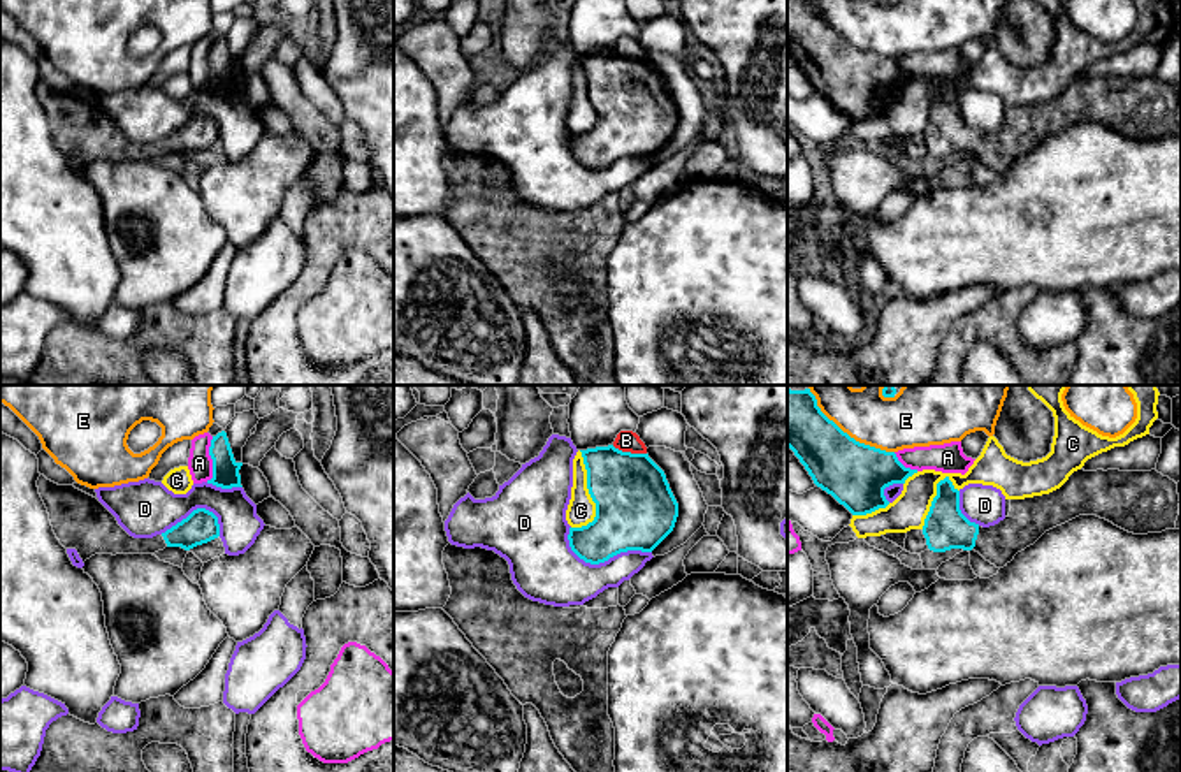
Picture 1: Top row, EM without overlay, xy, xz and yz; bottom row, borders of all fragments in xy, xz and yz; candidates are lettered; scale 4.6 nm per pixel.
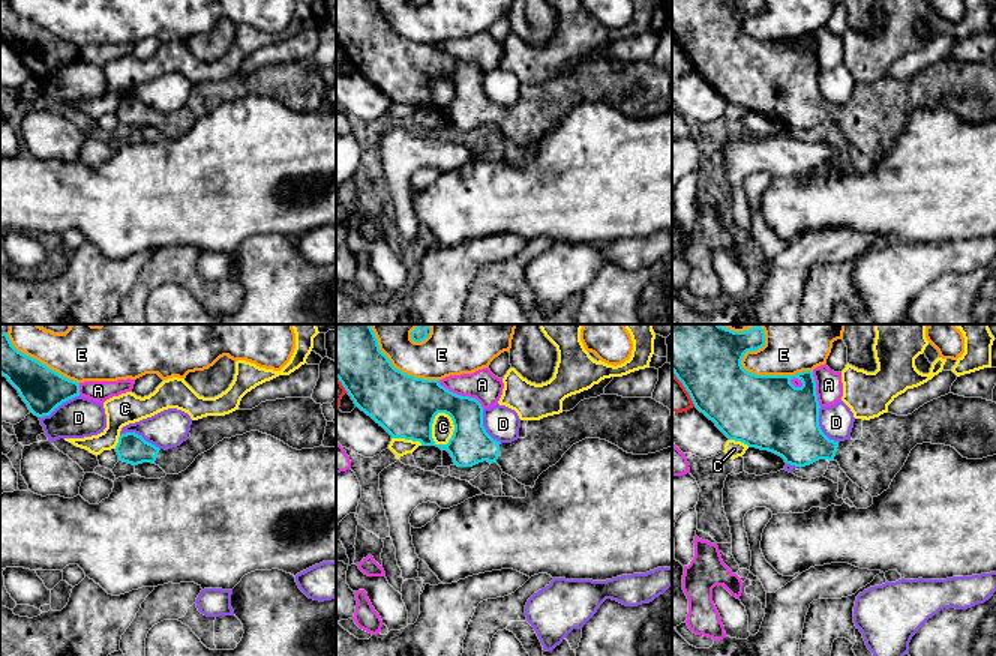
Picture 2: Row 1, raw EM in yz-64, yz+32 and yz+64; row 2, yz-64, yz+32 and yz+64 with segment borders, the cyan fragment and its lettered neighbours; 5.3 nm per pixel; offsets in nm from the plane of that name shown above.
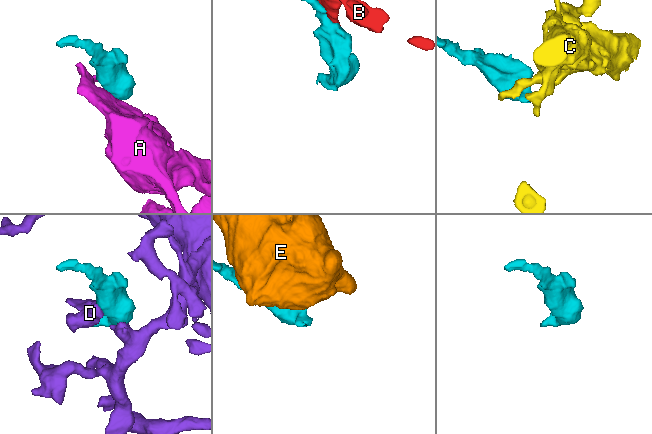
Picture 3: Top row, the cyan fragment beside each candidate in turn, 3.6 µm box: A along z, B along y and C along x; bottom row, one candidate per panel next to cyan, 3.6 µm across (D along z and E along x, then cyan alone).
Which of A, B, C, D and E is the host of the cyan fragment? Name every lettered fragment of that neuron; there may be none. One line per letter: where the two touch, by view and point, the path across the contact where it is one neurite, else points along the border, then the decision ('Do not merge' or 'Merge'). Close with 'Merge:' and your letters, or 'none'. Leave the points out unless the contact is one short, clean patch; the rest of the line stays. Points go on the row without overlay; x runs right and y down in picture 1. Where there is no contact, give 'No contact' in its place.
A: Touches cyan at xy (211, 64). Do not merge
B: Touches cyan at xz (630, 58). Do not merge
C: Touches cyan at xz (591, 102). Do not merge
D: Touches cyan at xz (605, 166). Do not merge
E: Touches cyan at yz (847, 41). Do not merge
Merge: none

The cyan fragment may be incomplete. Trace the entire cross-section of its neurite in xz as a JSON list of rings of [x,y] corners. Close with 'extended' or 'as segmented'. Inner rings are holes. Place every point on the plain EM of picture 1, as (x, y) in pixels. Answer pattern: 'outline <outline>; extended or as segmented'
outline [[[608,53],[580,56],[587,76],[587,95],[596,109],[596,123],[582,134],[569,134],[571,157],[590,171],[610,164],[641,157],[652,158],[675,134],[678,109],[670,95],[664,77],[648,60],[631,60]]]; as segmented

